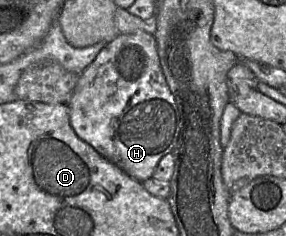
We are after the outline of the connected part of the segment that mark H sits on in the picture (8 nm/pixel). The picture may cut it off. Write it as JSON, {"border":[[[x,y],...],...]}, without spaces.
{"border":[[[151,32],[119,34],[106,44],[81,73],[66,105],[69,108],[70,125],[77,136],[140,183],[152,178],[159,161],[176,146],[181,128],[180,114],[162,72],[156,41]]]}

